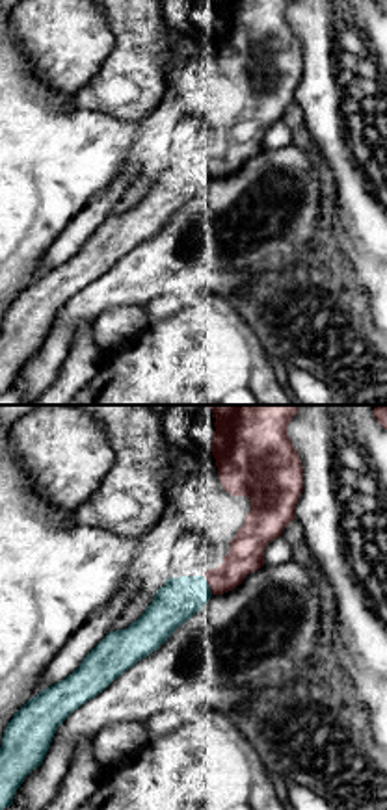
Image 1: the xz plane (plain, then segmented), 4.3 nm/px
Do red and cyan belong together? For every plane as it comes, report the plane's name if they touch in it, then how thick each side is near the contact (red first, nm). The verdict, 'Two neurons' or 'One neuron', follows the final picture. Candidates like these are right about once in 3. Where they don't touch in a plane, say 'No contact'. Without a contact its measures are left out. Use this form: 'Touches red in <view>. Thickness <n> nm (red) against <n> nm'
Touches red in xz. Thickness 150 nm (red) against 180 nm

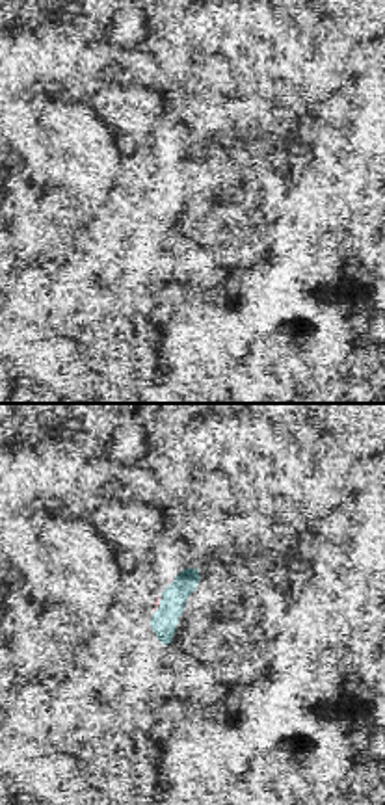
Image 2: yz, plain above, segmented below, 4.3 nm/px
Touches red in yz. Thickness 30 nm (red) against 120 nm

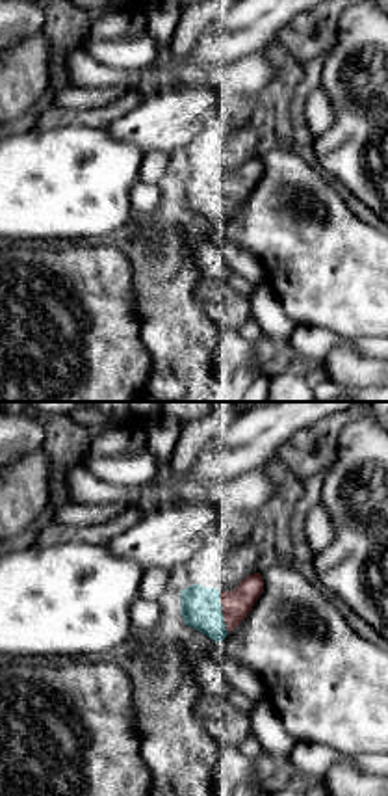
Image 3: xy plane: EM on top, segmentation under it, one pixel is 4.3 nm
Touches red in xy. Thickness 120 nm (red) against 180 nm

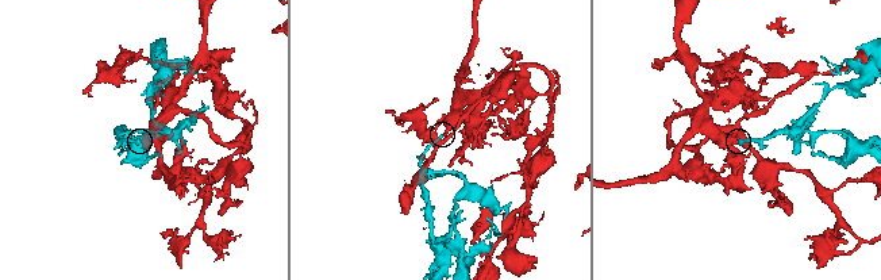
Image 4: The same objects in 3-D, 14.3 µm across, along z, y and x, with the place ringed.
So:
One neuron

